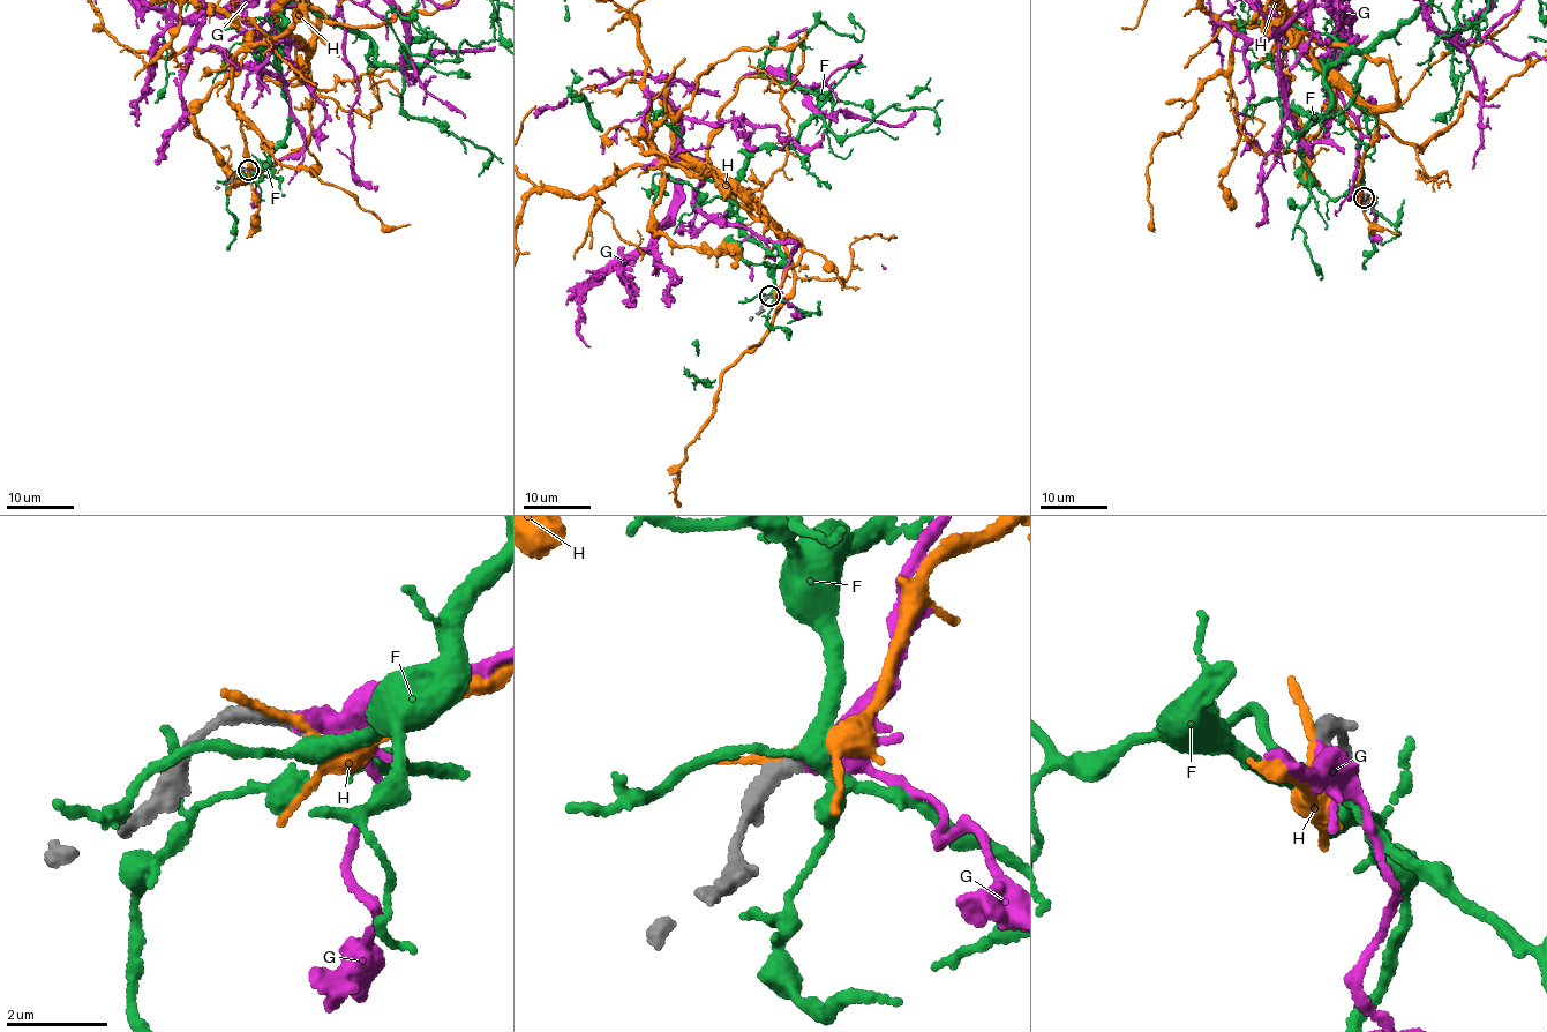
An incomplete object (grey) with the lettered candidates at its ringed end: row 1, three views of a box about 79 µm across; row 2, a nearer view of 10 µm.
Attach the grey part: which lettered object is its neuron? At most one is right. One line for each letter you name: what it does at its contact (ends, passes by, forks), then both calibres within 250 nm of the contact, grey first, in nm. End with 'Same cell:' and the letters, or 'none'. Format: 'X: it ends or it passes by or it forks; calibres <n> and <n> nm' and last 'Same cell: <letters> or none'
G: it ends; calibres 360 and 420 nm
Same cell: G

